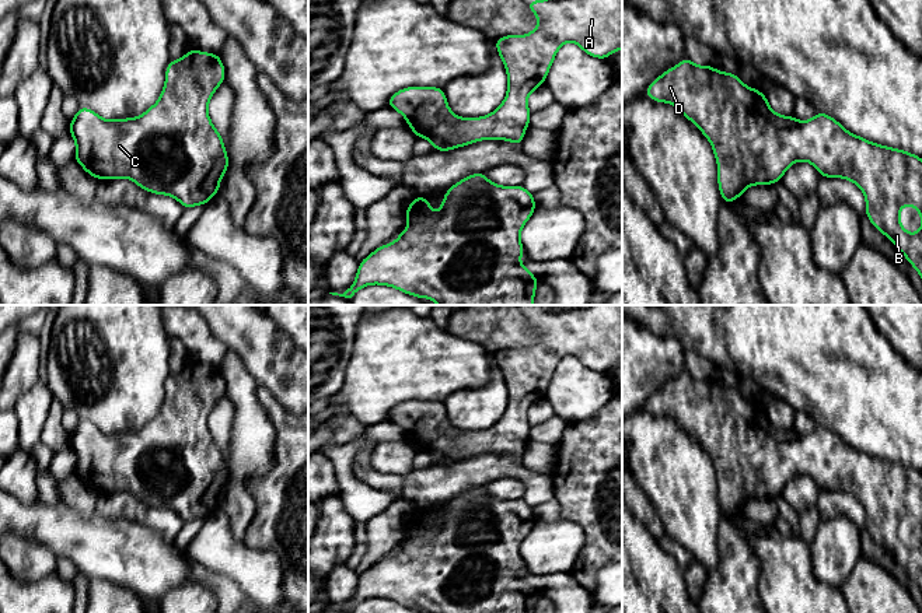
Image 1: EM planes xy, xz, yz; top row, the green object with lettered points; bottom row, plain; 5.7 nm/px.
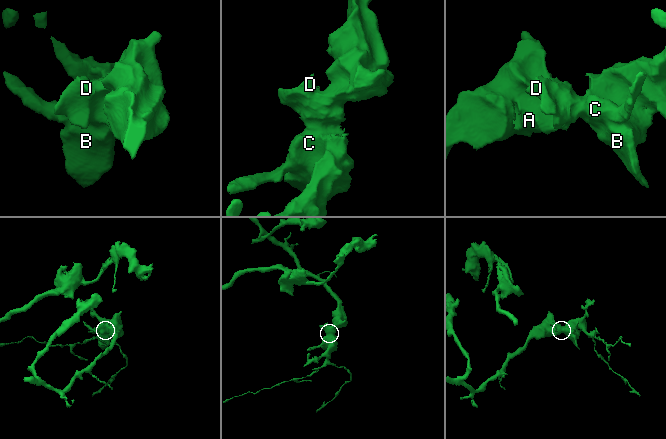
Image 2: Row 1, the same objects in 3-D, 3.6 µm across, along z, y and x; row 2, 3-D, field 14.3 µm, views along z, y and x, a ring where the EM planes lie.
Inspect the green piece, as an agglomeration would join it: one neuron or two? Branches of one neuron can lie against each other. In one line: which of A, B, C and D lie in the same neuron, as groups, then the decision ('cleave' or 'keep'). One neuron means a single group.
A B C D | keep

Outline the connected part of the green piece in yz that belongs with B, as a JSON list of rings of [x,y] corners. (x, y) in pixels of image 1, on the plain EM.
[[[687,369],[653,393],[645,407],[652,414],[674,418],[709,453],[717,476],[717,498],[723,516],[733,516],[748,500],[775,498],[790,479],[809,474],[823,491],[844,491],[862,502],[865,526],[872,539],[891,553],[922,591],[922,539],[912,549],[900,535],[902,519],[915,521],[922,530],[921,470],[856,449],[823,425],[806,435],[794,428],[775,427],[766,409],[747,400],[736,386],[715,383],[712,378],[696,379]]]

